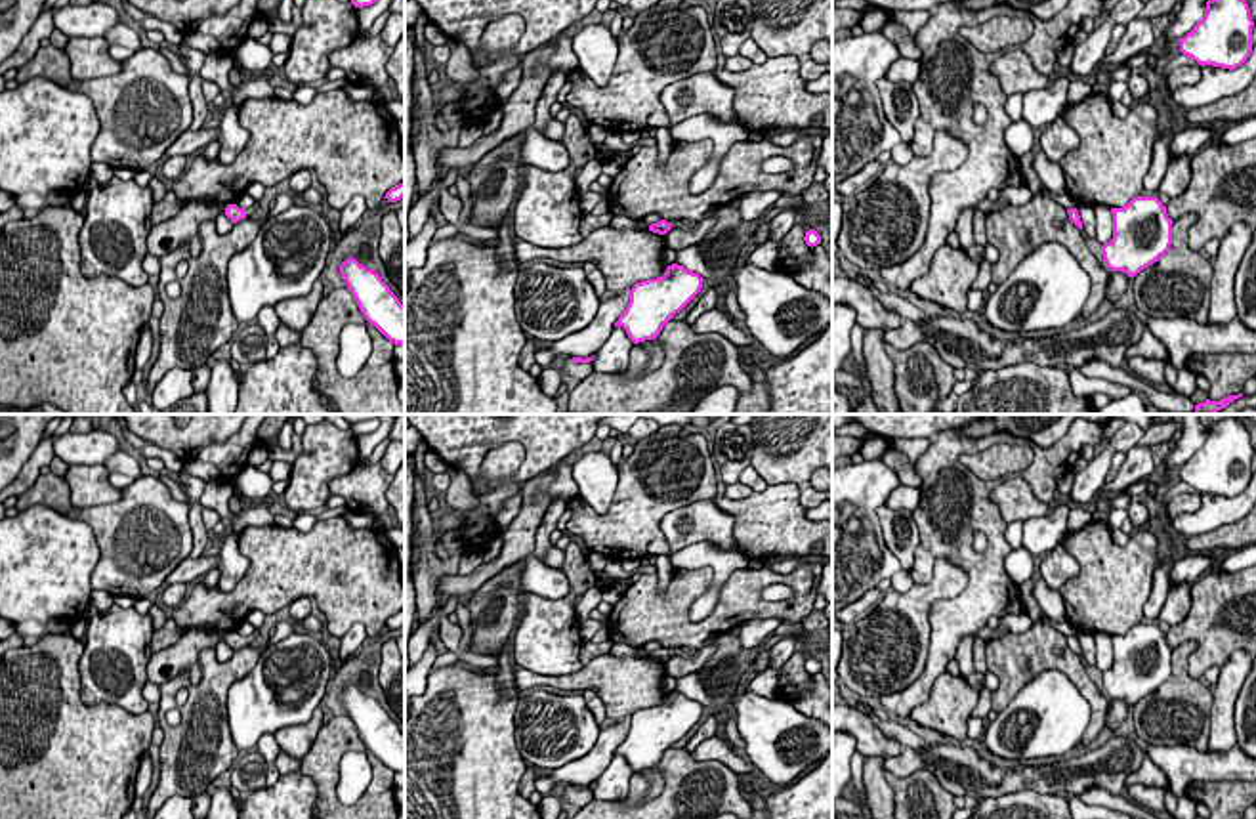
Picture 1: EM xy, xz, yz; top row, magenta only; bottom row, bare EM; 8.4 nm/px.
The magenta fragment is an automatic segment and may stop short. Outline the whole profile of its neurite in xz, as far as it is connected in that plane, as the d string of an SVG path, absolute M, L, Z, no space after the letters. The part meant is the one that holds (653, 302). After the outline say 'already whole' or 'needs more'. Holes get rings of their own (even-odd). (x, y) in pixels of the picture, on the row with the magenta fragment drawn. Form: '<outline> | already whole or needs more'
M672 263L662 277L636 283L630 302L615 326L622 326L634 344L655 340L662 326L702 288L702 277Z | already whole

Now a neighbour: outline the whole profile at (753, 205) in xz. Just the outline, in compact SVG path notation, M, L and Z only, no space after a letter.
M756 191L756 193L744 193L741 197L741 220L750 223L752 220L760 218L764 212L773 208L775 200L783 197L781 191Z

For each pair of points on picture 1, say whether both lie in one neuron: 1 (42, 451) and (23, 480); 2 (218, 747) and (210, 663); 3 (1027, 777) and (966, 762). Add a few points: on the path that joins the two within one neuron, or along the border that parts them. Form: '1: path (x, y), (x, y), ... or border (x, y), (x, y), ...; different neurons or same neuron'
1: path (39, 459), (29, 472); same neuron
2: path (210, 726), (210, 684); same neuron
3: path (1012, 779), (982, 777); same neuron

